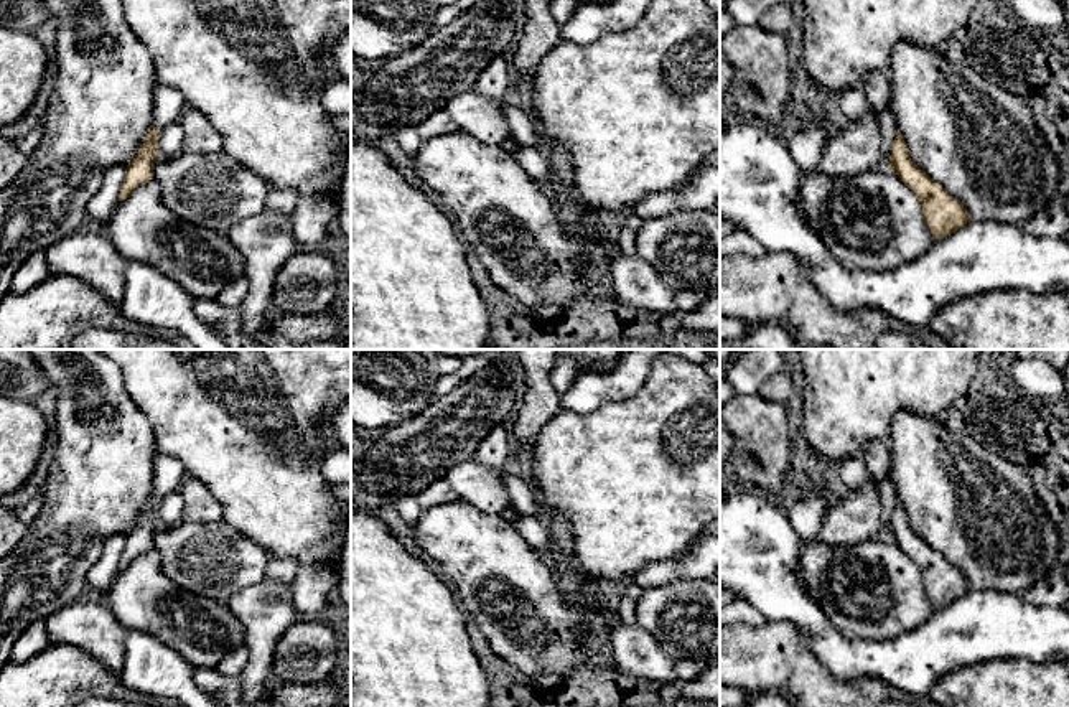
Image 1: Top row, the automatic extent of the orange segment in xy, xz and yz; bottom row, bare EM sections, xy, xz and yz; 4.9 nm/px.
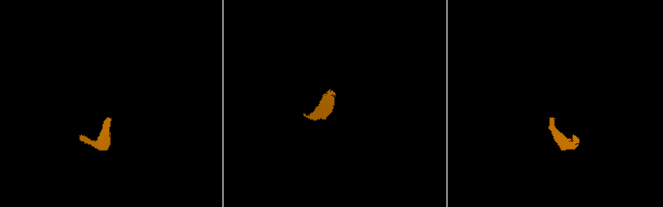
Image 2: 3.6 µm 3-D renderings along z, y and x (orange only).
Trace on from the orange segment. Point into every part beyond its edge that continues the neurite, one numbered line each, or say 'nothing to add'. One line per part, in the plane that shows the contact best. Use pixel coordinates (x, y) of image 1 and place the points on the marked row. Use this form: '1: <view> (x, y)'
1: xy (168, 104)

